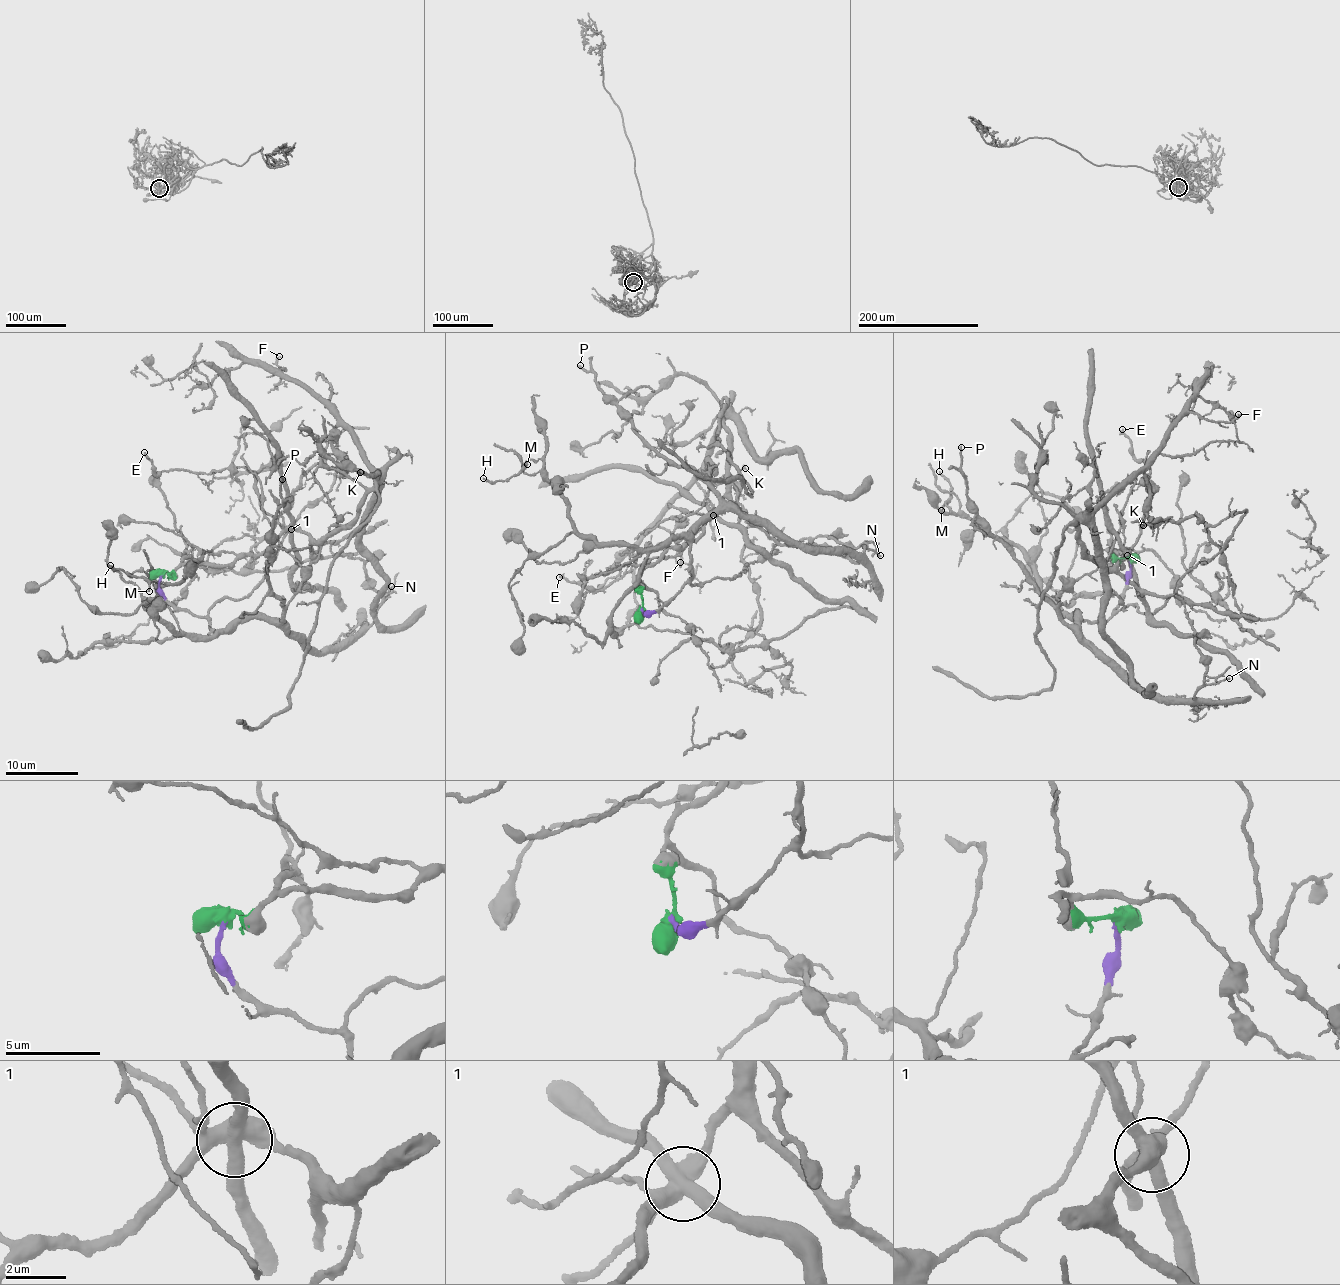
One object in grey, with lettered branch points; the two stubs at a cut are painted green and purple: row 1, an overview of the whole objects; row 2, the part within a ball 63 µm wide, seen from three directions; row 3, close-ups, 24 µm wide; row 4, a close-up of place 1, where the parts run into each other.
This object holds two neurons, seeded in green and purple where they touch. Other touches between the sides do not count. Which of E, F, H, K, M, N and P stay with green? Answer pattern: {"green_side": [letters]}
{"green_side": ["E", "F", "K"]}

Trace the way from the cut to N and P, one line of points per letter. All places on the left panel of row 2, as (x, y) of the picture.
N: (160, 575), (161, 595), (207, 620), (210, 630), (267, 616), (316, 651), (357, 639), (391, 586)
P: (160, 575), (161, 595), (210, 630), (252, 617), (278, 622), (285, 607), (267, 570), (282, 478)

